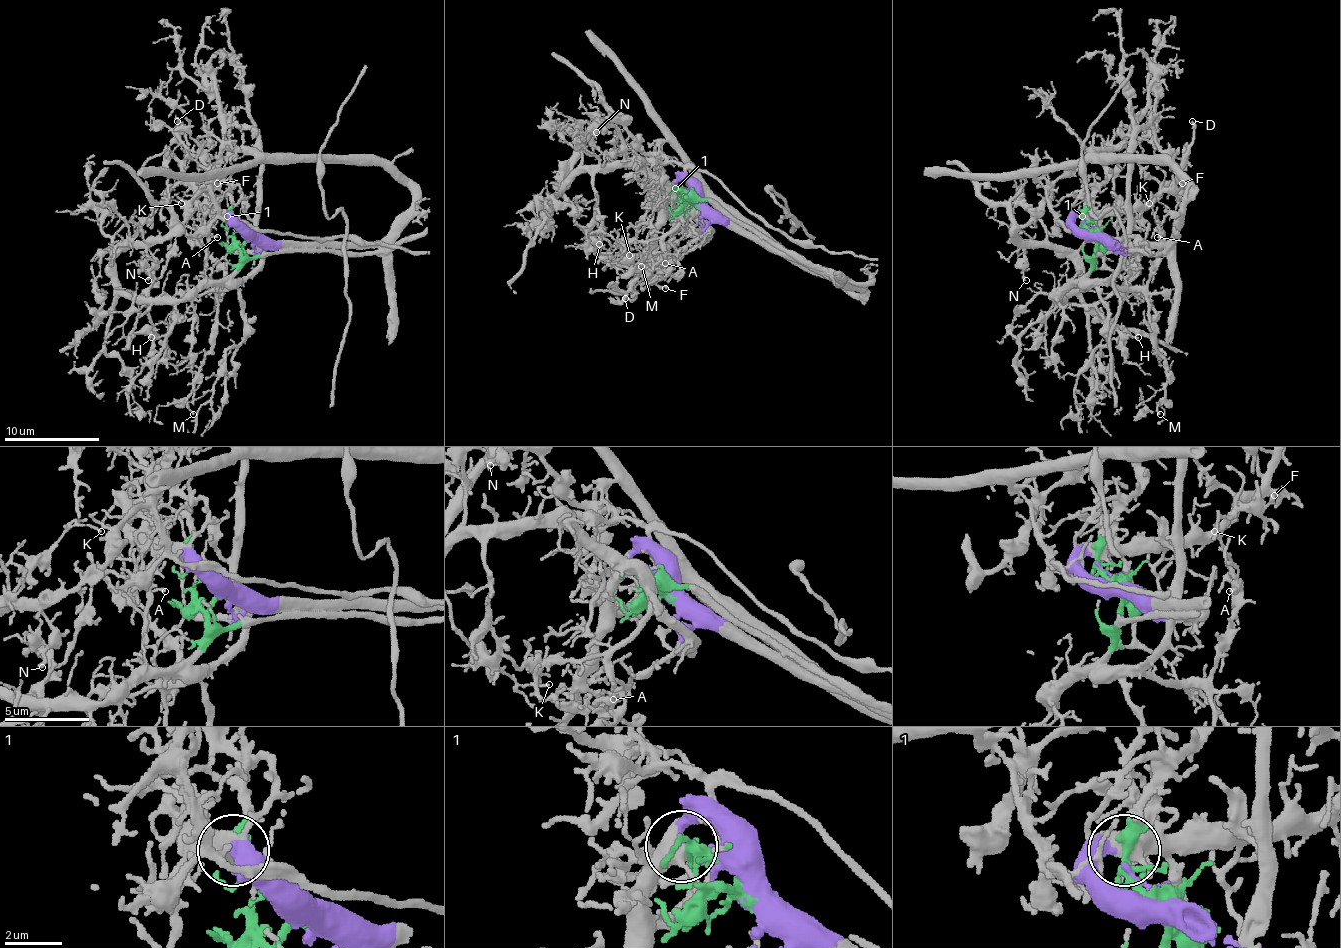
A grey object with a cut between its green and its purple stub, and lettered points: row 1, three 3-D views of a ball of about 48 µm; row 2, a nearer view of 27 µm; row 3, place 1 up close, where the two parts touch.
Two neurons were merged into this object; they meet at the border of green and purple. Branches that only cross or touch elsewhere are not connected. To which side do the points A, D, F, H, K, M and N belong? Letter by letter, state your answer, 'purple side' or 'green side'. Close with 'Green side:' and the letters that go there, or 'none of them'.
A: green side
D: purple side
F: purple side
H: green side
K: green side
M: green side
N: green side
Green side: A, H, K, M, N

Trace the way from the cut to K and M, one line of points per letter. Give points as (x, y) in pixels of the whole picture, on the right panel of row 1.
K: (1093, 235), (1093, 266), (1060, 300), (1079, 283), (1079, 249), (1084, 245), (1115, 242), (1148, 199), (1148, 204)
M: (1093, 235), (1093, 269), (1088, 276), (1146, 297), (1153, 348), (1167, 367), (1160, 415)

